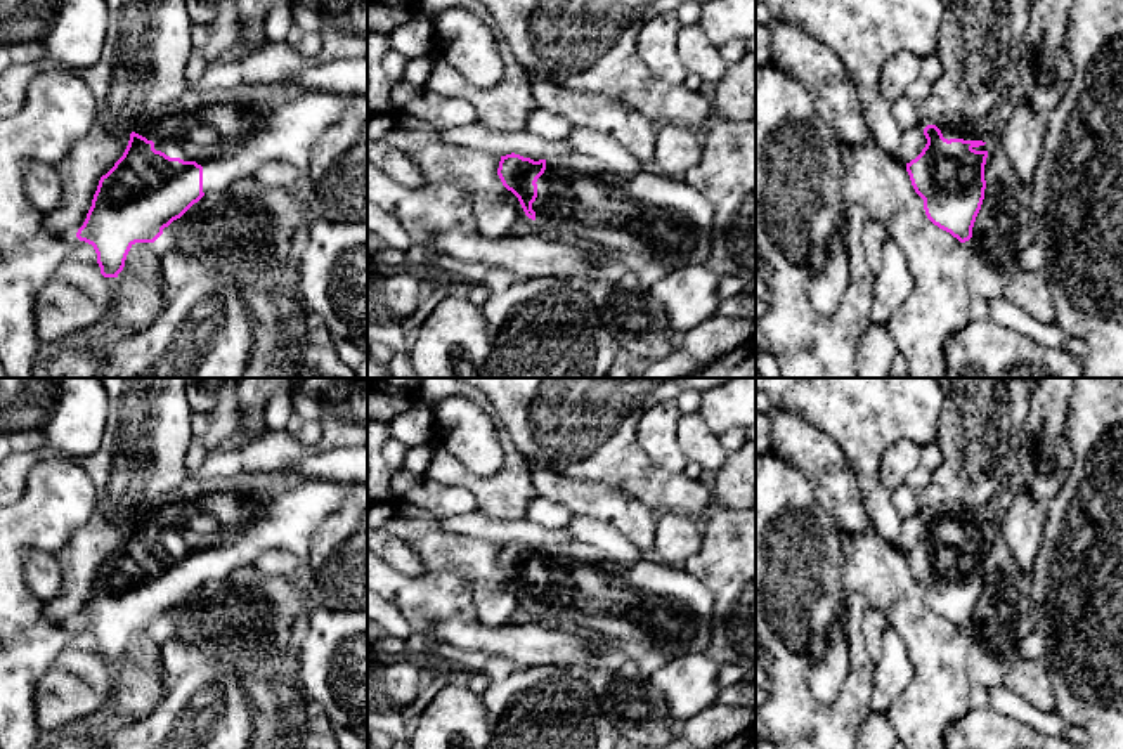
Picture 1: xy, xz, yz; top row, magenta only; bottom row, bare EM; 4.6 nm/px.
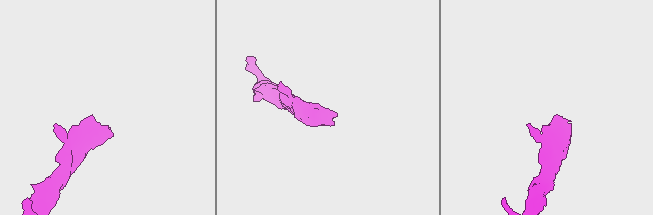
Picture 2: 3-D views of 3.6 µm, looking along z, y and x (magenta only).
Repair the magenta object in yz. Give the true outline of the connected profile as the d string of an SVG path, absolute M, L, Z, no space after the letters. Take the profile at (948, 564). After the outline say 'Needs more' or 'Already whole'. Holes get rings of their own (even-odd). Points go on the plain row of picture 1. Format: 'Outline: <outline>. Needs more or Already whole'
Outline: M944 503L927 513L924 524L925 536L906 551L912 574L924 588L927 607L965 631L972 626L986 577L990 531L984 513Z. Needs more

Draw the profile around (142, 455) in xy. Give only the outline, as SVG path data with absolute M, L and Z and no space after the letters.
M101 378L107 394L107 423L101 447L78 461L95 485L92 518L62 544L55 560L62 574L61 593L45 602L47 619L75 624L92 595L99 569L123 544L130 522L163 494L189 479L185 454L192 435L187 378Z

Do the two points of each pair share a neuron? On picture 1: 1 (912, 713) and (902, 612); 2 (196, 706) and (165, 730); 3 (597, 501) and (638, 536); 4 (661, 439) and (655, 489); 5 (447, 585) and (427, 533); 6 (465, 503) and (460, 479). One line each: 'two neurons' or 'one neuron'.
1: one neuron
2: one neuron
3: one neuron
4: two neurons
5: two neurons
6: two neurons

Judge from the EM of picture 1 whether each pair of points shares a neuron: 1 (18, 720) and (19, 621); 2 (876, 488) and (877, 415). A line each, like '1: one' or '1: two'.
1: one
2: one

